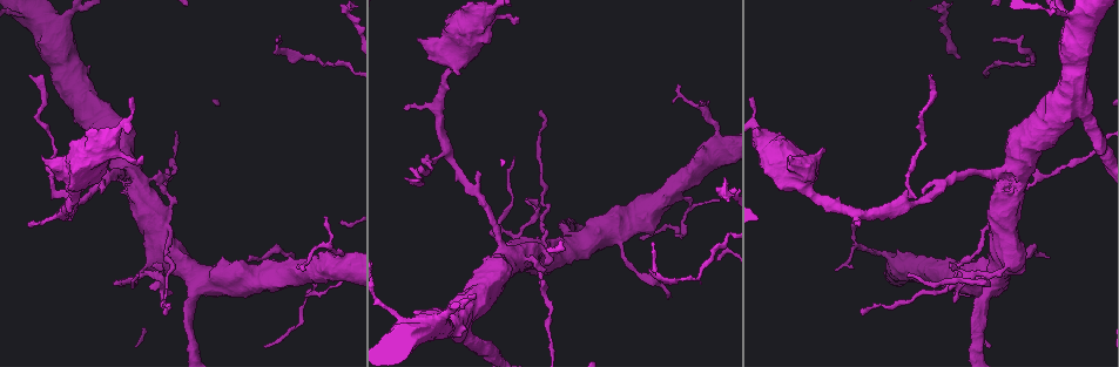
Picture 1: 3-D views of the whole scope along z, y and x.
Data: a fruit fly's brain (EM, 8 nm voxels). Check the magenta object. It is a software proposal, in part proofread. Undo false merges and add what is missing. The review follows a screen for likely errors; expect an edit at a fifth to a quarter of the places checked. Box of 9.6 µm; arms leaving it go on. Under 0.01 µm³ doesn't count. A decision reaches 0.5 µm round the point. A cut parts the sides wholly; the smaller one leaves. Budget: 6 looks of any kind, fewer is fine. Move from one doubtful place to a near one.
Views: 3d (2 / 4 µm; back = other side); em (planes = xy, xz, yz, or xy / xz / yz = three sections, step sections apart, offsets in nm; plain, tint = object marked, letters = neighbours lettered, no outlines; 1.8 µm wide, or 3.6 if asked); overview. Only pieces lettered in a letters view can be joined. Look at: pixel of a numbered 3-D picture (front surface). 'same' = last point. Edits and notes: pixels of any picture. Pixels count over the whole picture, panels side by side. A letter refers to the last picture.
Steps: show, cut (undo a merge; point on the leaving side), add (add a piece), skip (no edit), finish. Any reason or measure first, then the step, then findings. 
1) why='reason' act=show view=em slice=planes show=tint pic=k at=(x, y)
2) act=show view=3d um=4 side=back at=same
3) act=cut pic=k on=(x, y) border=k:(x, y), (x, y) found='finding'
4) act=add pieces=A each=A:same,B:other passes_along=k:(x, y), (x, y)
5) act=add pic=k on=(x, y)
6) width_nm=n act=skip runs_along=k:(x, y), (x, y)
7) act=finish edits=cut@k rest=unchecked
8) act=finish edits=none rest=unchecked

why='an open end' act=show view=em slice=yz step=16 show=letters pic=1 at=(856, 224)

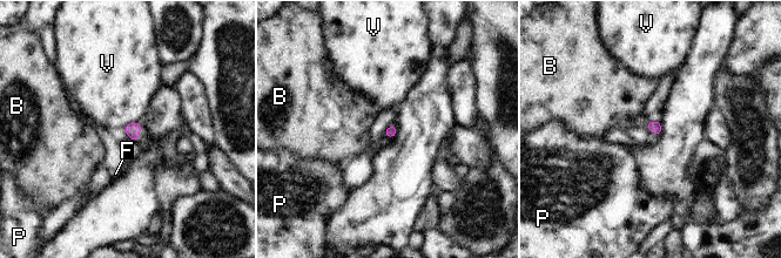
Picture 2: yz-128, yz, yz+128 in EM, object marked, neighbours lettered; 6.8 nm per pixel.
why='another direction' act=show view=em slice=planes show=letters at=same

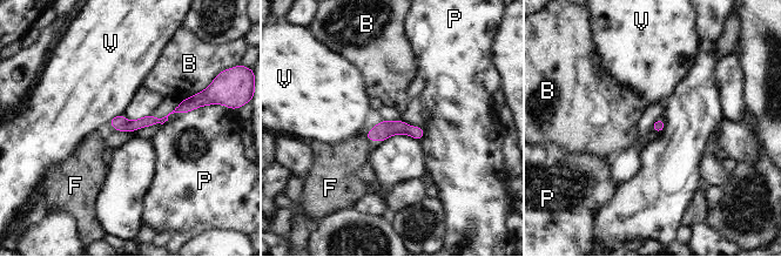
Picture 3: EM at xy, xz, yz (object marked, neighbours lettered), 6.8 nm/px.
width_nm=80 longest_contact=P:200nm act=skip each=B:other,F:other,P:other,V:other found='no lettered piece goes on from it'

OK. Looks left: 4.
why='free end' act=show view=em slice=planes show=letters pic=1 at=(417, 38)

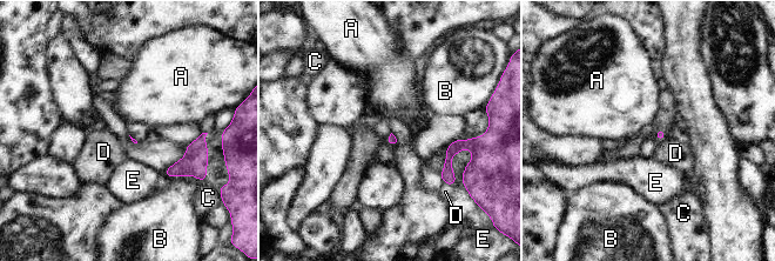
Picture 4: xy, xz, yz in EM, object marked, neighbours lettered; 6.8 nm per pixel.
act=skip each=A:other,B:other,C:other,D:other,E:other border=4:(666, 136), (656, 141) found='none of them fits'

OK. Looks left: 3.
why='abrupt turn' act=show view=em slice=xz step=16 show=letters pic=1 at=(945, 14)

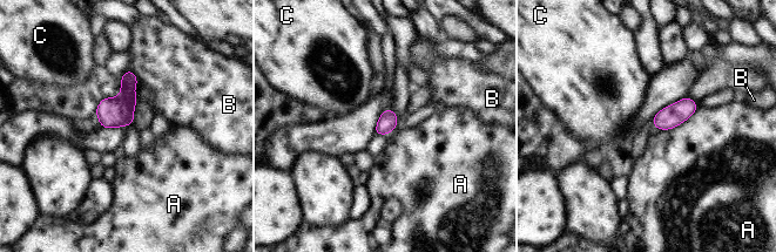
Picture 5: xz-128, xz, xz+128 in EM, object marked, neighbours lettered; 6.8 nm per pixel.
longest_contact=A:320nm act=skip each=A:other,B:other,C:other border=5:(699, 107), (679, 124), (660, 130) found='one neuron here'

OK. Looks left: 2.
act=finish edits=none rest=unchecked

